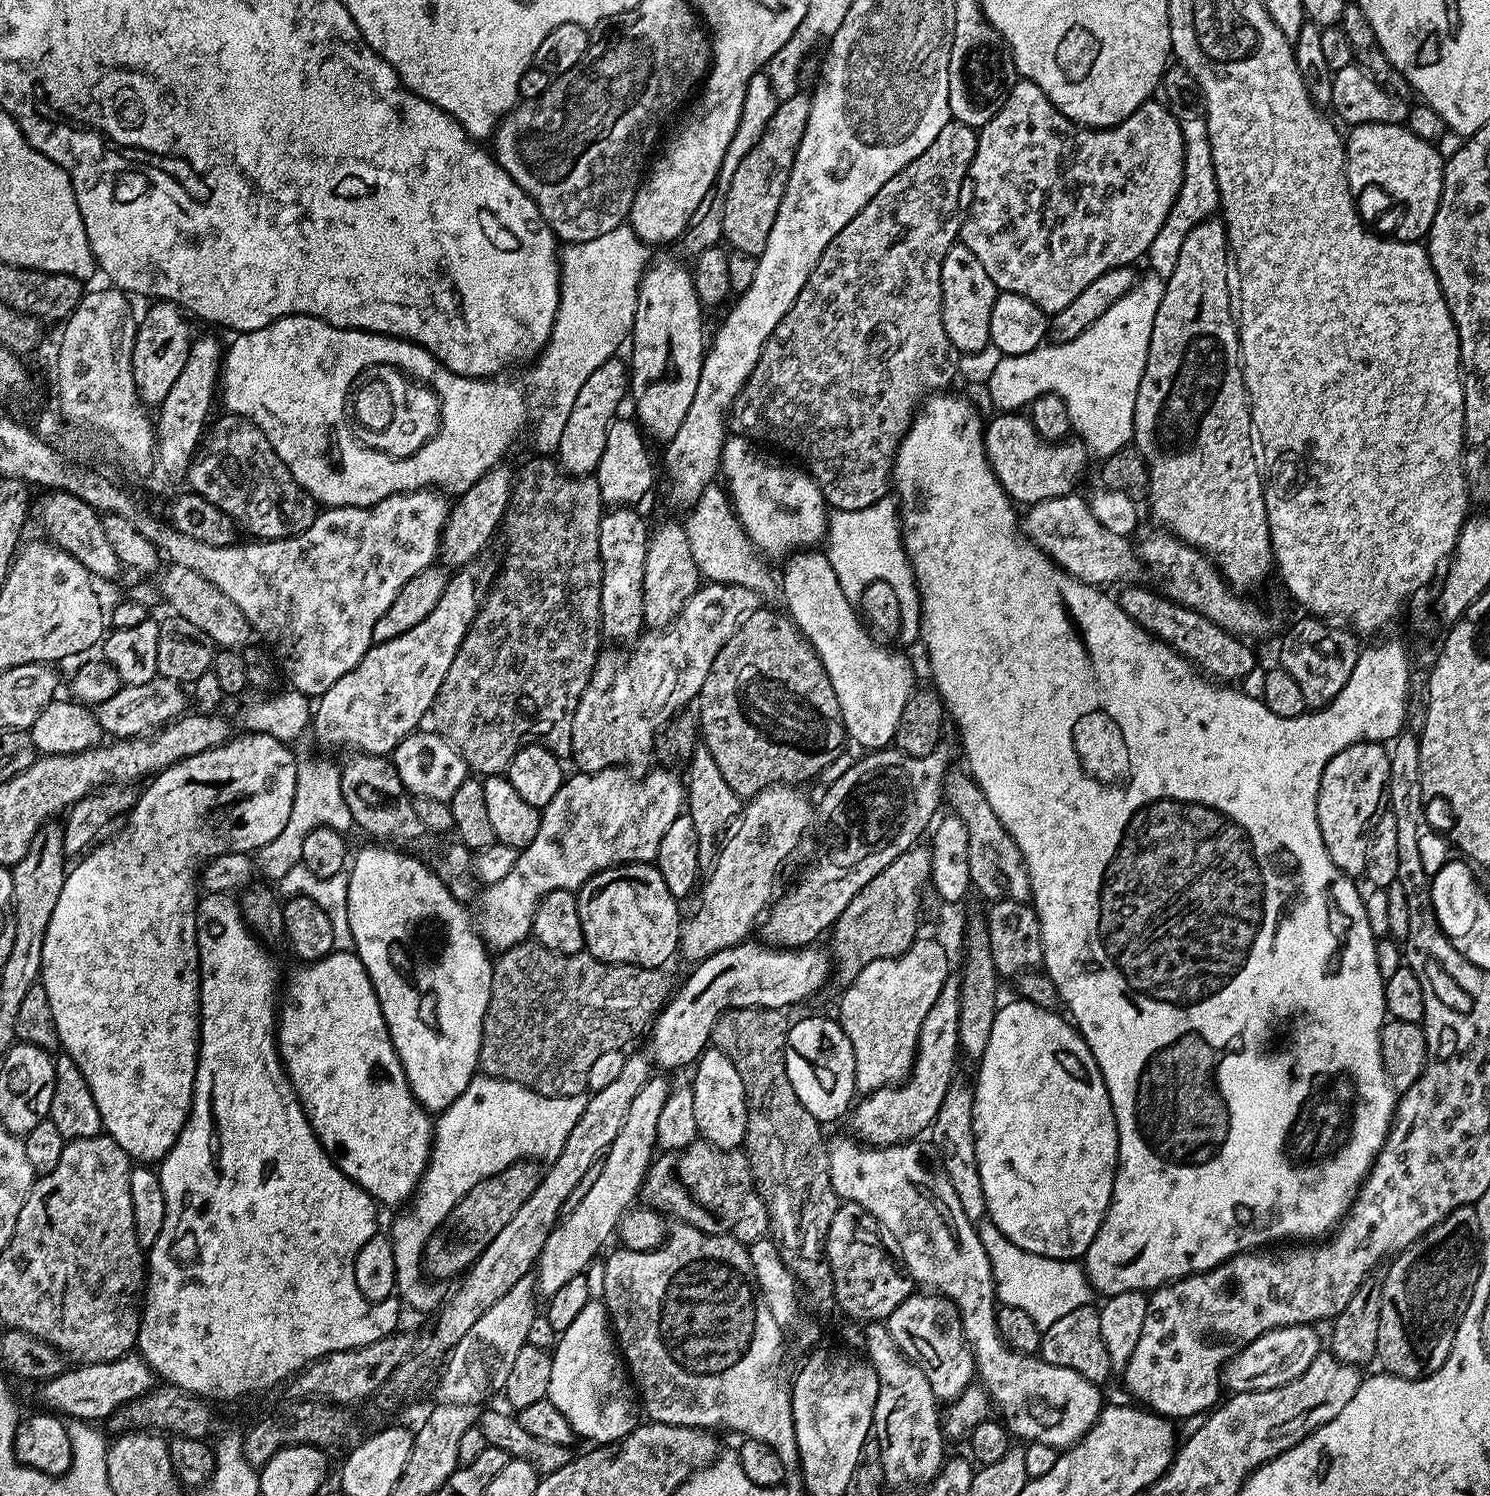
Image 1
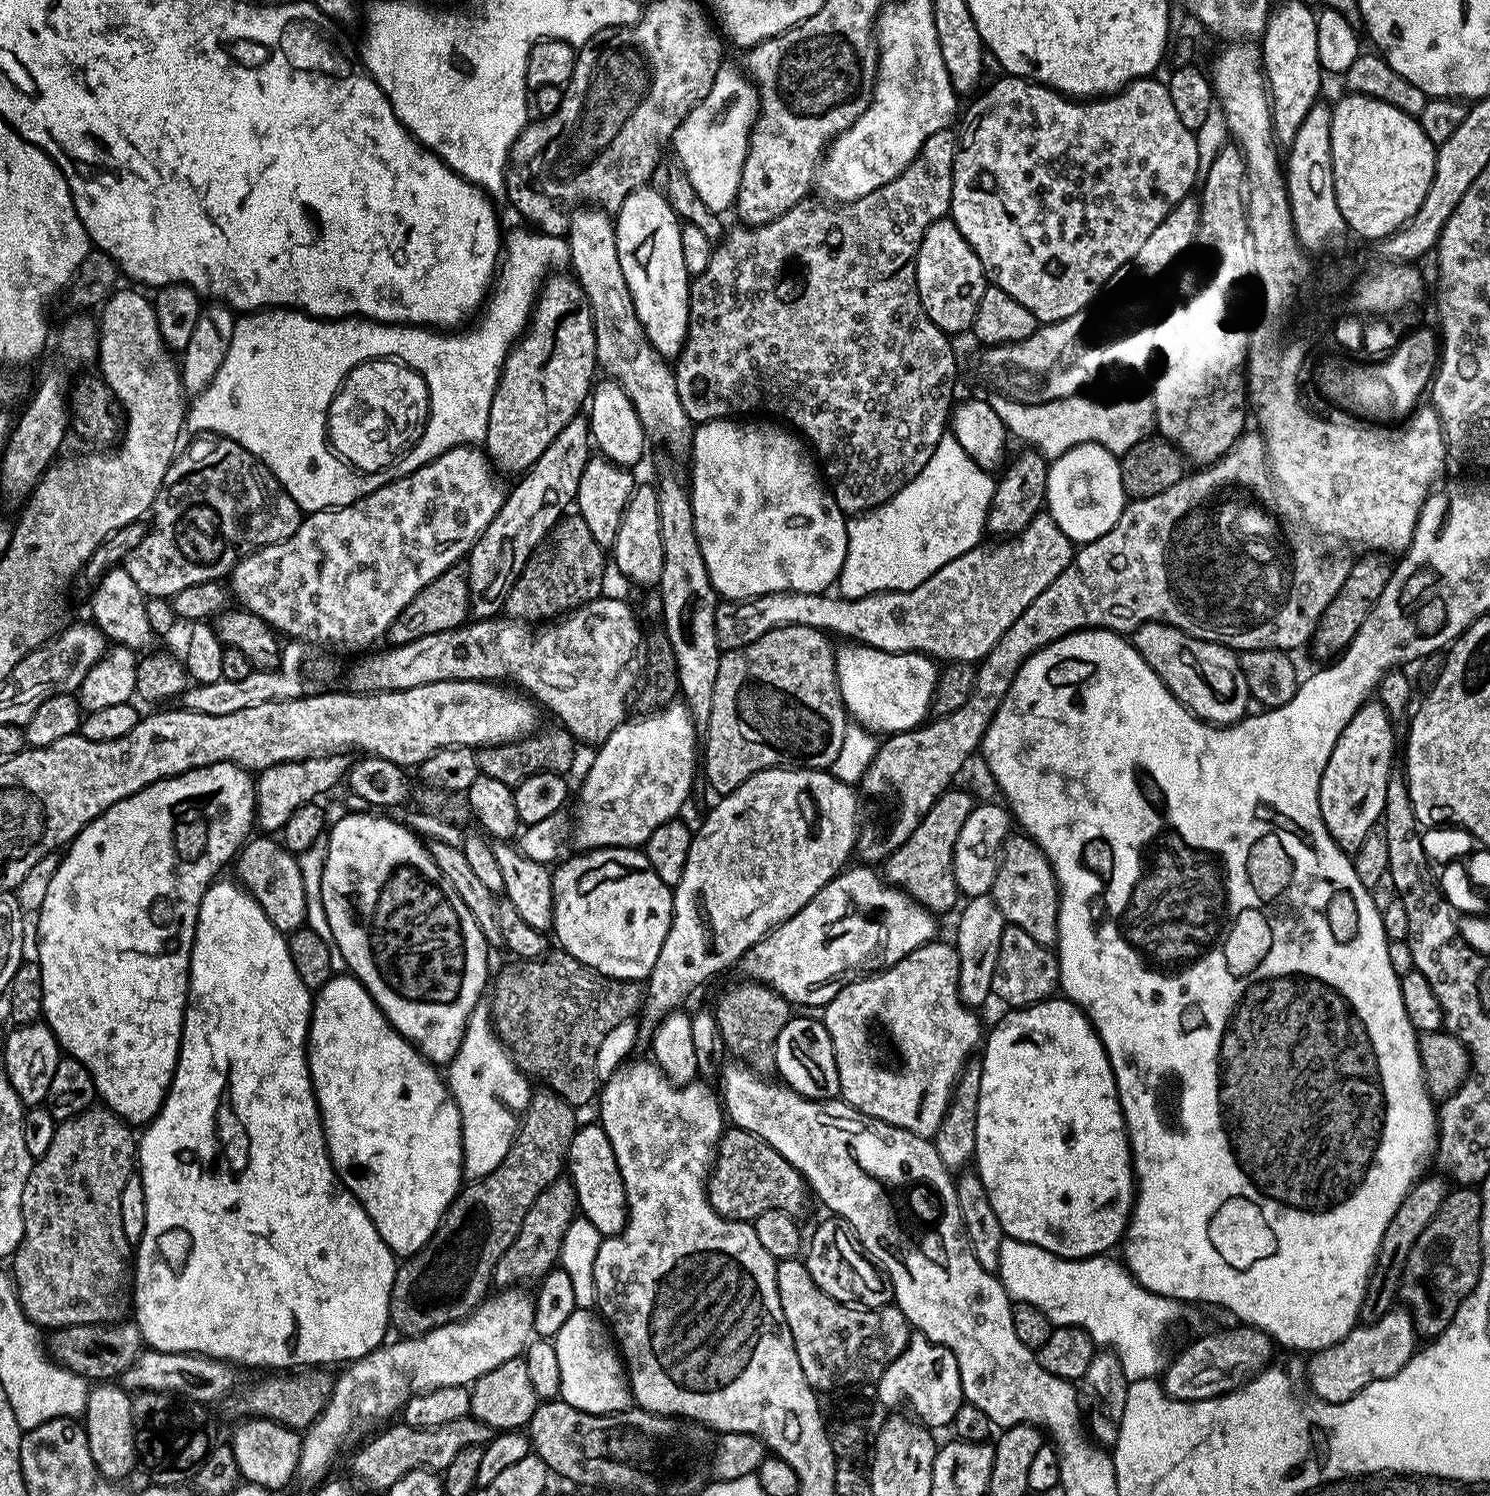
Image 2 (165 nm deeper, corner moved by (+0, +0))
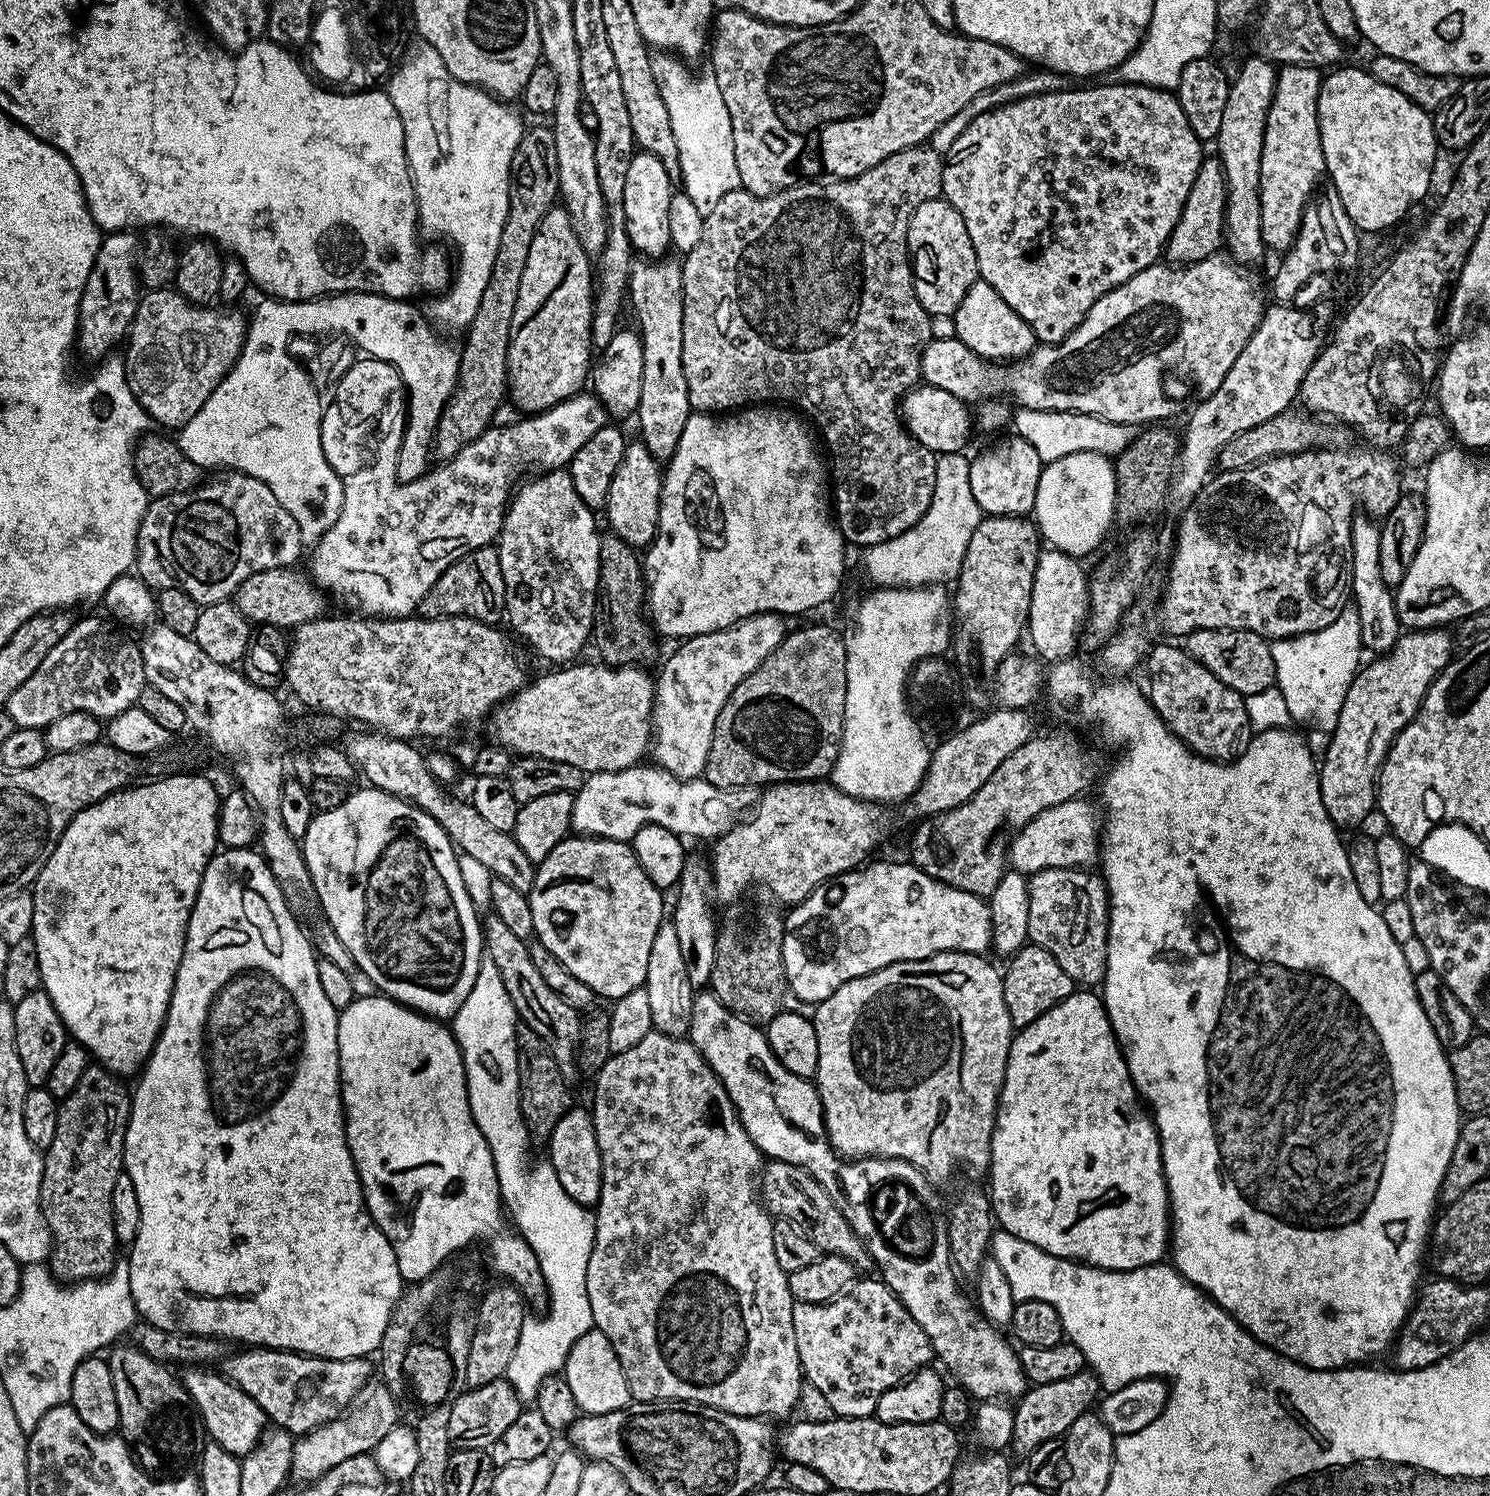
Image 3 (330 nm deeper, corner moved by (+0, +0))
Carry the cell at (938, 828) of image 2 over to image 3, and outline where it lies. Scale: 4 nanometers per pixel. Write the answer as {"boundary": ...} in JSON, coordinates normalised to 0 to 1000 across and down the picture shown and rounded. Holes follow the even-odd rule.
{"boundary":[[[706,489],[704,492],[695,491],[687,498],[683,499],[679,505],[670,512],[667,517],[660,523],[659,527],[650,535],[640,541],[619,547],[614,551],[611,577],[630,590],[637,591],[643,595],[648,595],[648,598],[662,600],[667,598],[667,592],[670,592],[670,587],[672,587],[675,582],[678,560],[686,555],[695,545],[699,544],[699,541],[705,541],[705,539],[710,539],[728,531],[730,523],[735,519],[735,507],[732,503],[727,503],[721,493],[716,492],[714,489]]]}

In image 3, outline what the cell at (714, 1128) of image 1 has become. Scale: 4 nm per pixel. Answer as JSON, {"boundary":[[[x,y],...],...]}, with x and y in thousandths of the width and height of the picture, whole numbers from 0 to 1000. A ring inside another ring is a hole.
{"boundary":[[[462,572],[459,576],[456,584],[456,590],[453,594],[454,608],[450,608],[450,616],[455,622],[455,630],[458,634],[458,641],[460,642],[460,654],[463,654],[465,662],[472,662],[476,660],[479,651],[479,638],[481,637],[481,613],[478,613],[477,601],[477,584],[474,574]]]}

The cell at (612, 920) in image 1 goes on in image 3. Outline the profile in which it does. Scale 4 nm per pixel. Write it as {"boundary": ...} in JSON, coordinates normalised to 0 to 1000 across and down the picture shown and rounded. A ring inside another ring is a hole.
{"boundary":[[[389,557],[382,558],[377,563],[374,563],[374,566],[372,566],[372,568],[369,568],[369,571],[366,571],[366,574],[363,578],[360,578],[358,592],[353,598],[356,603],[356,608],[358,610],[359,628],[362,628],[364,632],[366,632],[366,635],[369,635],[369,638],[372,638],[372,640],[374,640],[374,643],[377,643],[377,646],[380,646],[380,648],[383,648],[383,651],[385,651],[385,654],[388,654],[388,656],[393,656],[393,659],[396,659],[396,662],[400,664],[401,666],[405,668],[406,666],[408,670],[413,670],[420,664],[423,664],[423,662],[433,660],[434,646],[436,646],[436,632],[439,630],[439,624],[442,622],[442,619],[446,617],[447,615],[446,597],[440,594],[439,590],[436,590],[436,587],[434,587],[434,582],[431,582],[428,574],[424,570],[423,564],[417,561],[404,561],[399,559]]]}

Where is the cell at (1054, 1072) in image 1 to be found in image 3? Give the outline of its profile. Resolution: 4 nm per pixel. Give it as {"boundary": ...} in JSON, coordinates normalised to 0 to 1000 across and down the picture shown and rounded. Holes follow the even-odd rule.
{"boundary":[[[720,662],[719,666],[716,666],[713,670],[710,670],[710,672],[702,675],[702,678],[699,678],[699,680],[691,683],[691,686],[684,688],[684,689],[683,689],[679,693],[678,705],[675,707],[675,718],[674,719],[672,726],[671,727],[671,736],[668,737],[668,752],[666,756],[666,777],[664,779],[666,794],[664,793],[664,801],[666,803],[666,812],[668,818],[670,819],[673,823],[681,825],[683,828],[686,828],[686,830],[691,830],[694,833],[697,833],[697,836],[702,836],[702,838],[705,838],[705,840],[712,840],[714,842],[721,842],[726,845],[731,845],[735,848],[742,848],[746,850],[755,850],[756,849],[761,849],[762,848],[766,848],[766,846],[778,845],[782,842],[783,838],[785,834],[785,808],[784,806],[784,793],[781,789],[781,780],[780,779],[779,761],[776,757],[776,752],[773,751],[772,745],[768,743],[766,740],[766,736],[764,735],[762,727],[760,725],[760,719],[757,717],[757,710],[754,707],[754,704],[752,703],[752,697],[749,696],[749,690],[746,687],[746,684],[744,682],[744,676],[741,674],[741,669],[738,665],[736,665],[736,664],[735,666],[733,663],[735,662]]]}

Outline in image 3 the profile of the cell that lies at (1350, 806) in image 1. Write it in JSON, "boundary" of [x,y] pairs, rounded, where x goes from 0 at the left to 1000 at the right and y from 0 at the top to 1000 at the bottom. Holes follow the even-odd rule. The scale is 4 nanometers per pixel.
{"boundary":[[[968,419],[943,422],[932,436],[917,442],[906,456],[897,487],[893,490],[894,495],[885,511],[890,544],[900,554],[914,550],[924,539],[926,512],[937,492],[952,476],[959,459],[975,441],[974,424]]]}

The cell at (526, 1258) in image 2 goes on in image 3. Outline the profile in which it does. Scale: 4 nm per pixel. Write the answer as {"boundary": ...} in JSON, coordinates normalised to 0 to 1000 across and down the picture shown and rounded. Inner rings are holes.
{"boundary":[[[336,857],[336,859],[324,864],[320,872],[318,894],[316,895],[315,906],[313,910],[313,927],[320,928],[326,926],[327,924],[336,922],[340,918],[342,910],[345,908],[346,900],[348,900],[350,886],[354,881],[352,874],[353,872],[351,866],[343,858]]]}

